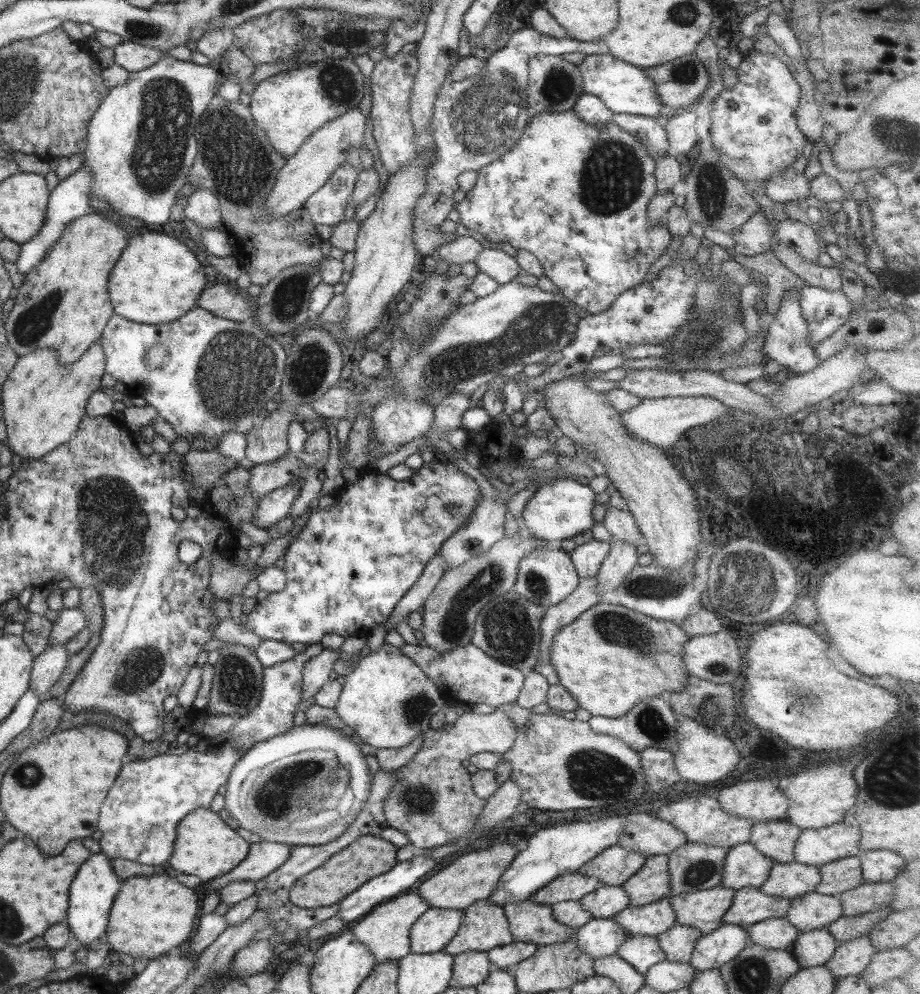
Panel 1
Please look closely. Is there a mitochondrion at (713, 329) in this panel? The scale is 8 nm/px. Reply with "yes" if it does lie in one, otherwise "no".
yes

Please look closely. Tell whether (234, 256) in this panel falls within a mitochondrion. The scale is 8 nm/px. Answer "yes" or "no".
no

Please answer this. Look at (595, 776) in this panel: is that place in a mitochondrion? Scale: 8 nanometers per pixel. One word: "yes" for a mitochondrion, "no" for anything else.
yes

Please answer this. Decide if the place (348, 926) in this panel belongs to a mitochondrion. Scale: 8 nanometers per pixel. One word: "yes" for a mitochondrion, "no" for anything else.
no

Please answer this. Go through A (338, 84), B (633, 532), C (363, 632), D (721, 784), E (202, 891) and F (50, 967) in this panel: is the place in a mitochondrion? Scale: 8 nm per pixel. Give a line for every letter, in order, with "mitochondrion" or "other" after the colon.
A: mitochondrion
B: other
C: other
D: other
E: other
F: other

